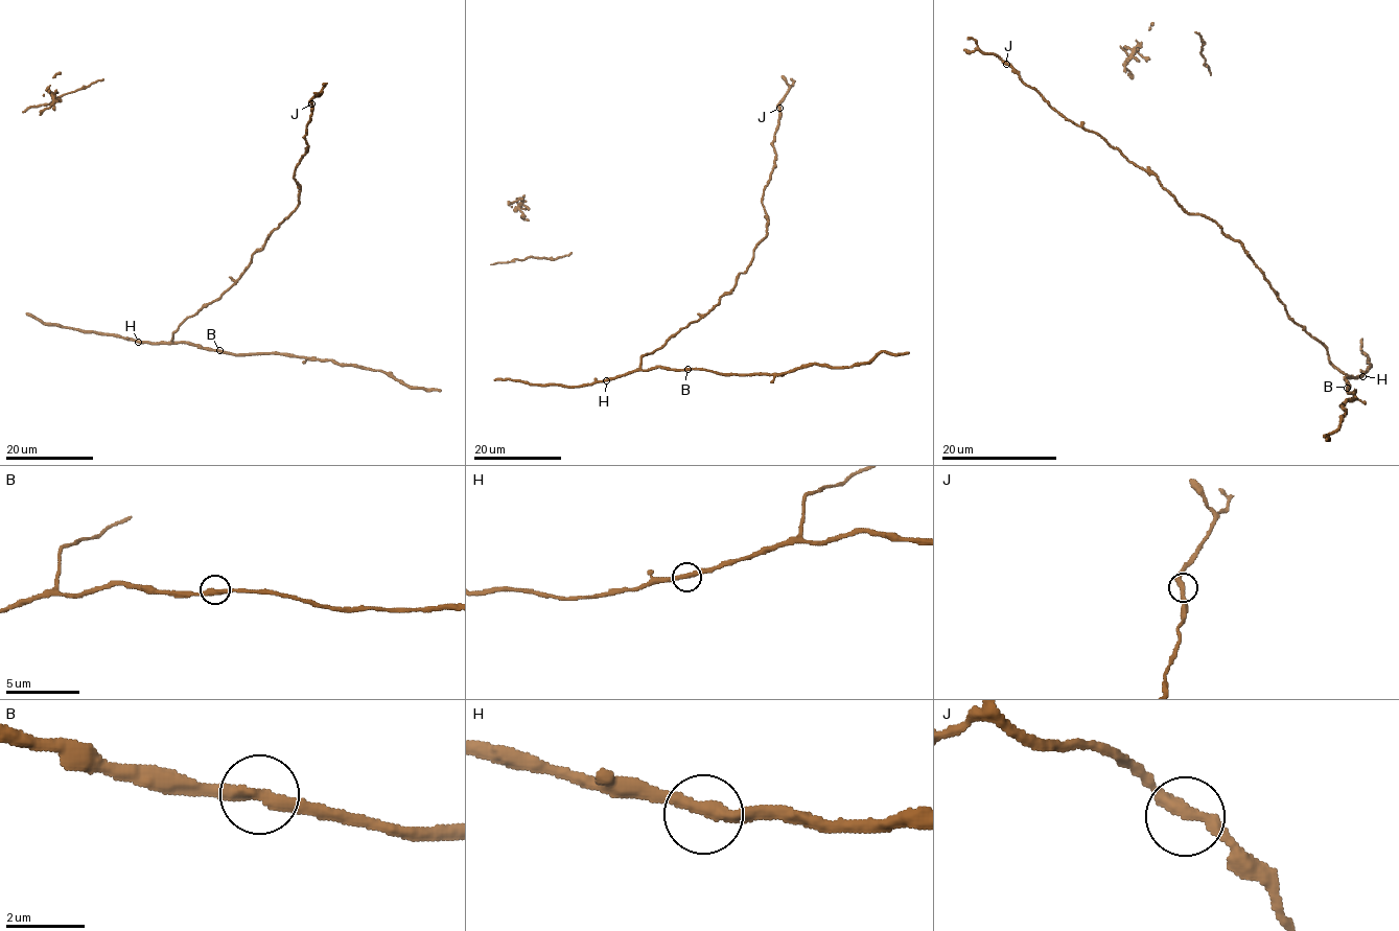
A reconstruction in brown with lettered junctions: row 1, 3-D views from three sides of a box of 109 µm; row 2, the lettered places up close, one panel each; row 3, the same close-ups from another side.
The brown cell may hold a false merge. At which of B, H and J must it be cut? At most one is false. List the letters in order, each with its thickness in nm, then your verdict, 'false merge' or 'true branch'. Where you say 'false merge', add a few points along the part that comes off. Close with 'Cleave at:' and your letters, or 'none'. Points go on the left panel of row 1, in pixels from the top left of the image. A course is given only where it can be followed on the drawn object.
B: 320 nm thick; true branch
H: 320 nm thick; true branch
J: 320 nm thick; true branch
Cleave at: none

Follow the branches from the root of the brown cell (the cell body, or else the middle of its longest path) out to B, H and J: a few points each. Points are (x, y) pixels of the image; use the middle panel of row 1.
B: (727, 294), (707, 313), (642, 357), (642, 369), (688, 368)
H: (727, 294), (707, 313), (690, 322), (653, 352), (644, 355), (638, 368), (606, 380)
J: (727, 294), (767, 233), (762, 193), (774, 166), (773, 141), (779, 108)

